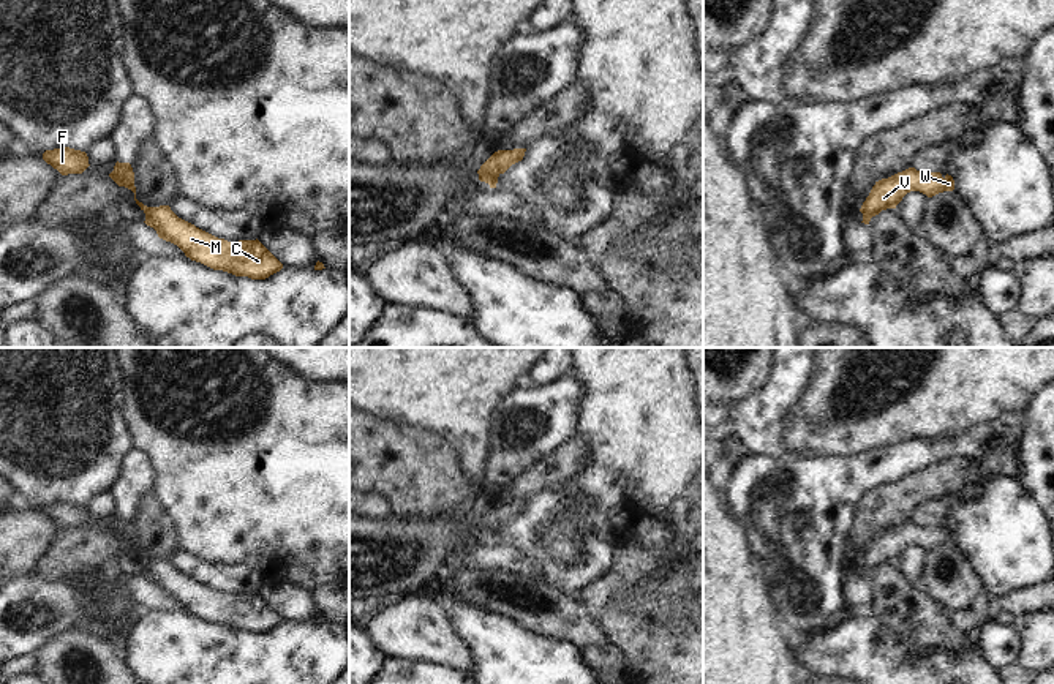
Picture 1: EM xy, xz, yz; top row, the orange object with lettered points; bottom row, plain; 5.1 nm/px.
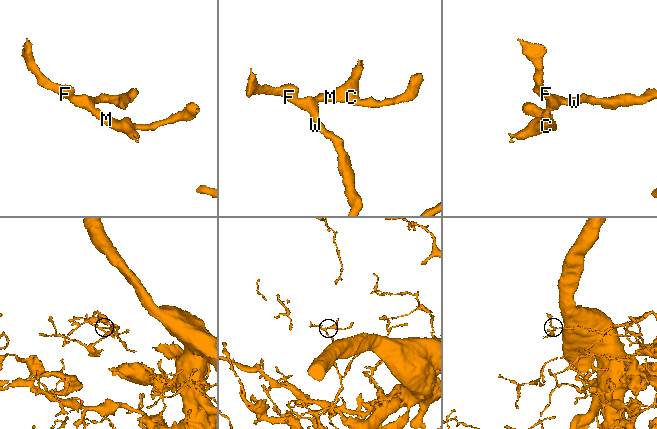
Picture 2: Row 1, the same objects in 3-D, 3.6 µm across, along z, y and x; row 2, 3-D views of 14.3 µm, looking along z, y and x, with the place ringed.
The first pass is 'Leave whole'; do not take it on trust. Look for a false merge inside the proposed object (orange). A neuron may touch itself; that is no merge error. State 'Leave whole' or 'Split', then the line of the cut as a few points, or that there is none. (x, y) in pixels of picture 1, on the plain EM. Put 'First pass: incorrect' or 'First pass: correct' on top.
First pass: correct
Leave whole. No split.

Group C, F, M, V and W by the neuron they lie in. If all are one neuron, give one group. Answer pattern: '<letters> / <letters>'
C F M V W

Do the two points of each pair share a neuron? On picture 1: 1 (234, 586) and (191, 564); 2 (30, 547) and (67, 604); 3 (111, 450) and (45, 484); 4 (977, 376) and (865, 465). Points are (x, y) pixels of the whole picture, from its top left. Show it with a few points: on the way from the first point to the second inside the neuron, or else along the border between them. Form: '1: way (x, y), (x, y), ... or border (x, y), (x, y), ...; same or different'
1: way (223, 577), (203, 571); same
2: border (37, 571), (16, 578); different
3: way (95, 450), (78, 450), (60, 468); same
4: border (923, 439), (879, 446), (850, 457); different

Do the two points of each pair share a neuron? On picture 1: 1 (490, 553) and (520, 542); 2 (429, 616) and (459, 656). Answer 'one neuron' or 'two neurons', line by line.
1: two neurons
2: one neuron

